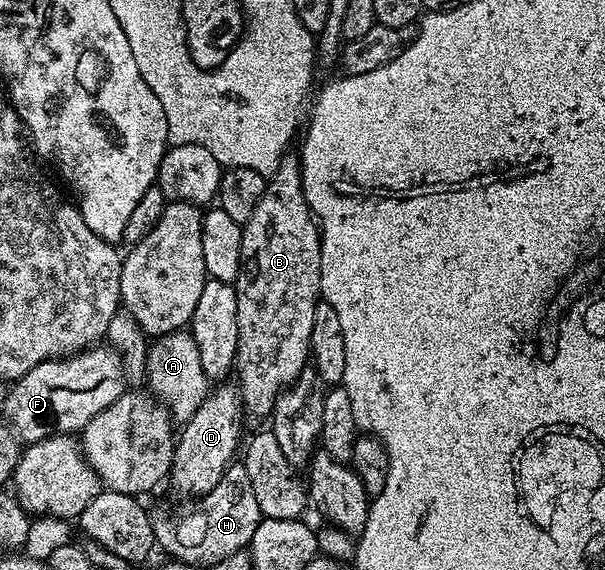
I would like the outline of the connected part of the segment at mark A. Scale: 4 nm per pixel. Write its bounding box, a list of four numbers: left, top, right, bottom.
[145,329,210,421]

